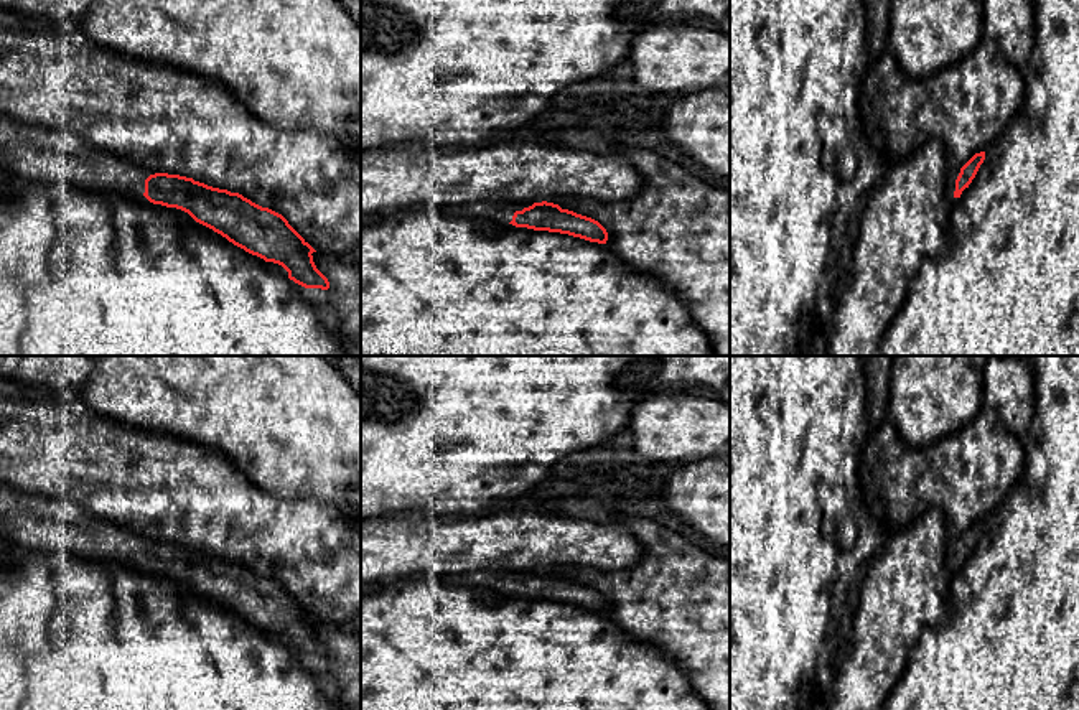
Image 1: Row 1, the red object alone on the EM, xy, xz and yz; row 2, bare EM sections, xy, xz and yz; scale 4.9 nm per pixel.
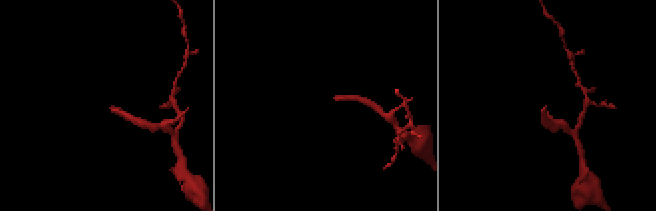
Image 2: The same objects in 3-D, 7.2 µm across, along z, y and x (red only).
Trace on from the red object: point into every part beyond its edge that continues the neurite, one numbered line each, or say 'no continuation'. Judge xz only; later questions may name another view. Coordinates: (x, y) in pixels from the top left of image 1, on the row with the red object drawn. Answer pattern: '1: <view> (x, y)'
1: xz (496, 211)

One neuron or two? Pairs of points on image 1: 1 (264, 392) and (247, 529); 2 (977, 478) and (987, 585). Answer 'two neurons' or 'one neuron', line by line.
1: two neurons
2: two neurons

